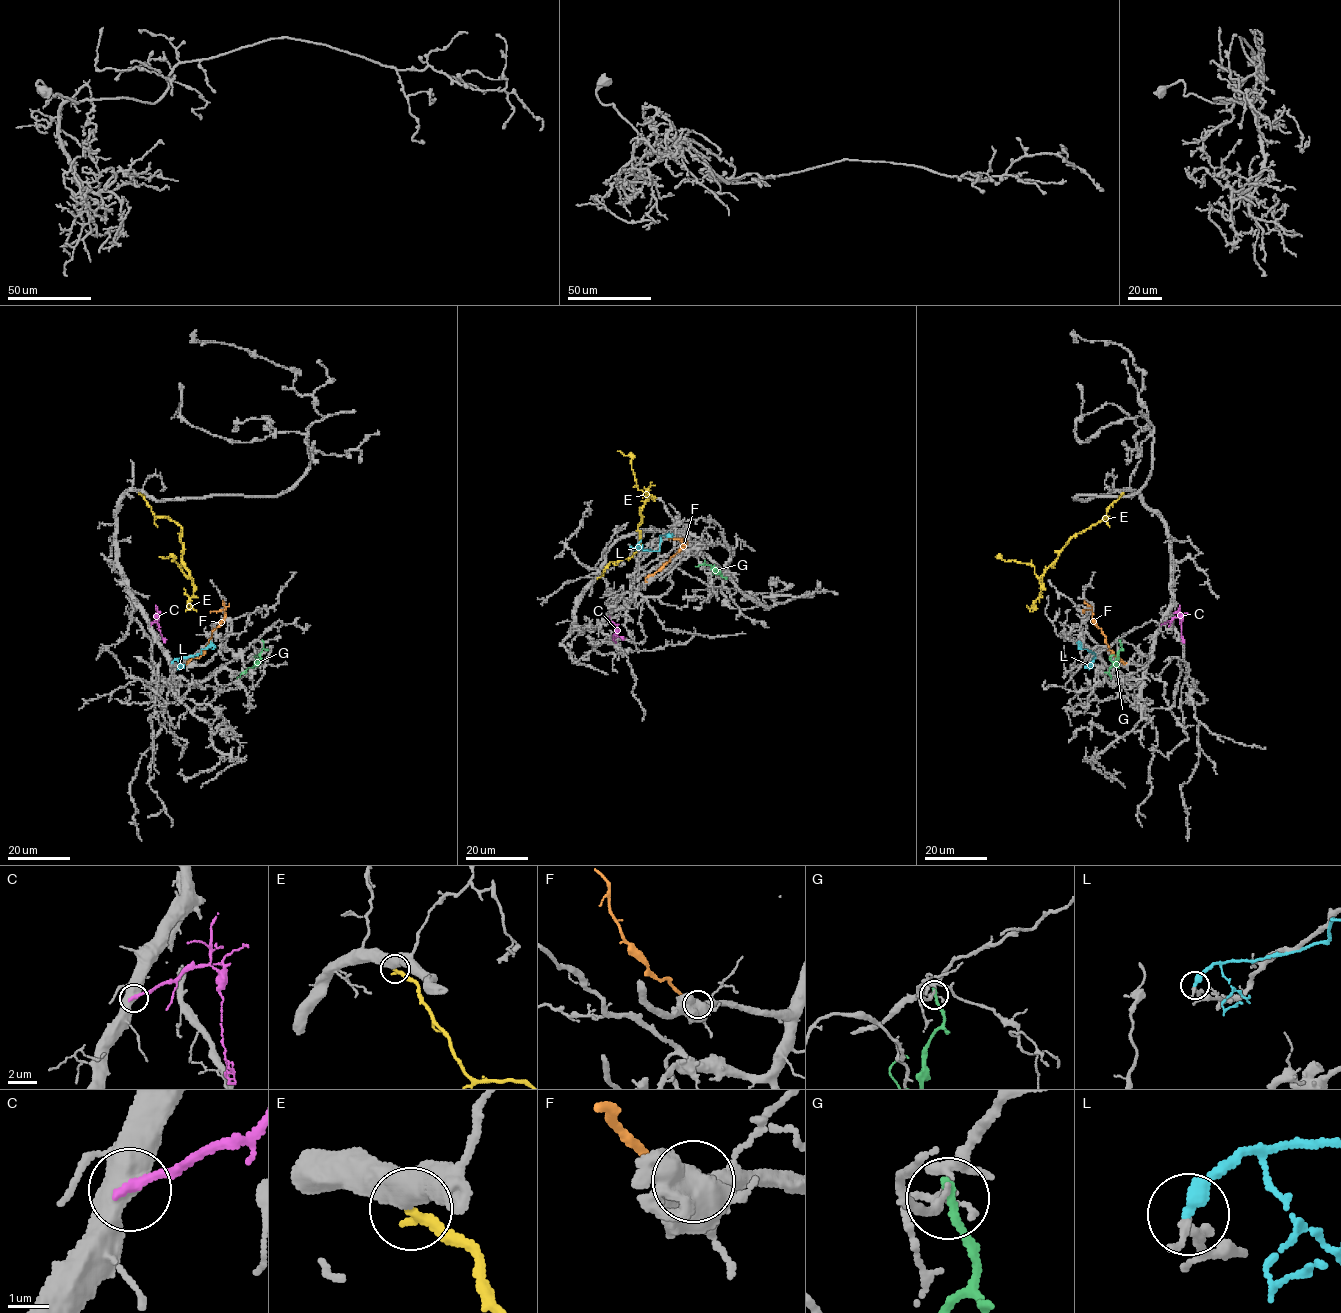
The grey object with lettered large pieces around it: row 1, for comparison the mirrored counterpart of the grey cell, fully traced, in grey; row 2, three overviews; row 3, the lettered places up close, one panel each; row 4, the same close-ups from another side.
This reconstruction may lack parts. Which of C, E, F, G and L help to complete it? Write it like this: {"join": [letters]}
{"join": ["E"]}

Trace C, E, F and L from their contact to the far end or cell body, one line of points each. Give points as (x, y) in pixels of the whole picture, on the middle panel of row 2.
C: (609, 617), (615, 625), (616, 636), (624, 638)
E: (597, 577), (610, 563), (630, 557), (640, 543), (639, 509), (649, 496), (637, 488), (632, 456), (617, 451)
F: (646, 581), (683, 548), (678, 538), (668, 539)
L: (630, 547), (657, 551), (660, 536), (671, 534), (671, 537)

